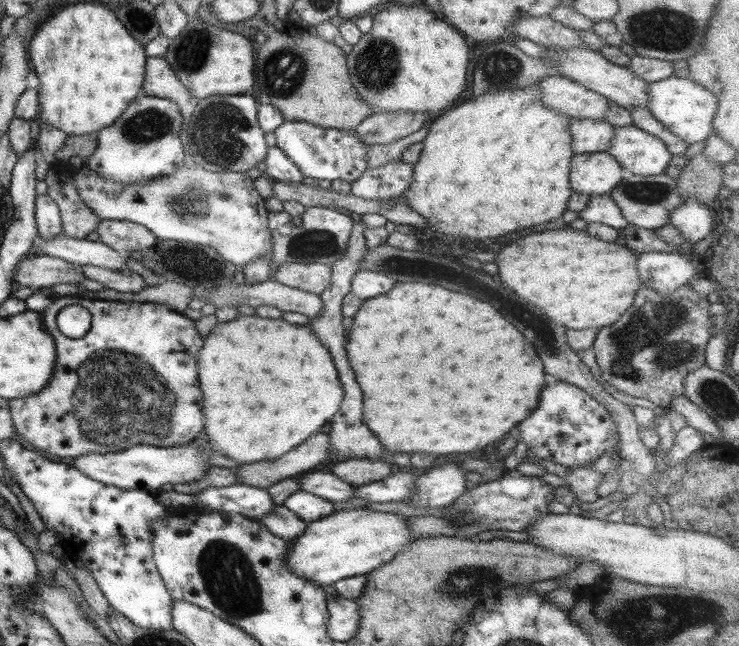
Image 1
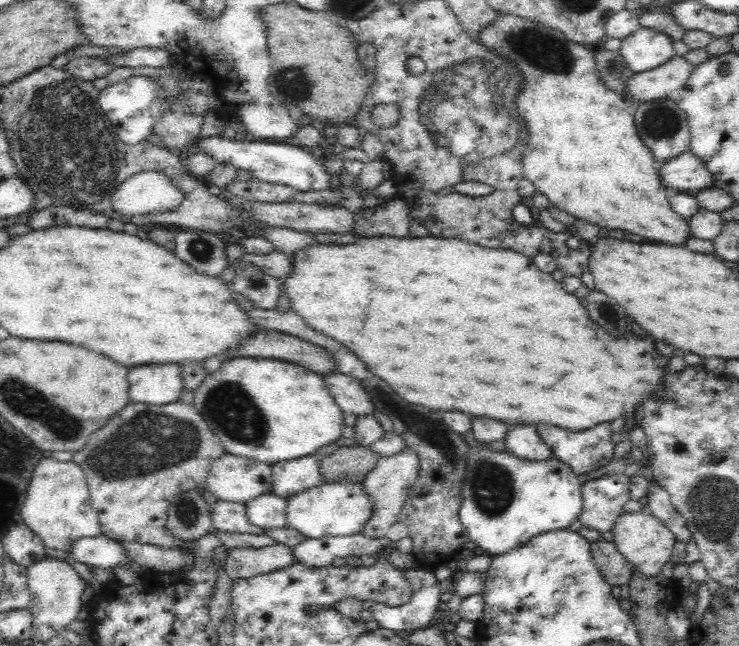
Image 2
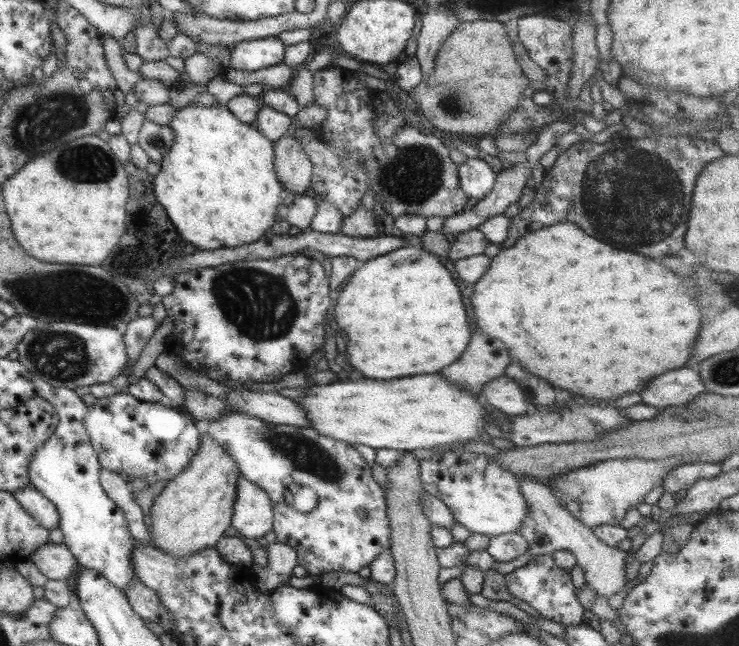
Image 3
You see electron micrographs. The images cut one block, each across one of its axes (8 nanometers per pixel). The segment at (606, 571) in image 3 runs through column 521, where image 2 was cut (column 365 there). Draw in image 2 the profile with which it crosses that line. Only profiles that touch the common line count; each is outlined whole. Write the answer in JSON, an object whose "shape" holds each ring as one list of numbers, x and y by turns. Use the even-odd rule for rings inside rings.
{"shape":[[405,448,397,456,381,457,373,469,365,476,361,483,361,491,373,504,372,514,362,526,360,533,372,540,380,540,394,523,398,522,399,515,403,512,410,489,414,486,418,472,418,457,414,451]]}

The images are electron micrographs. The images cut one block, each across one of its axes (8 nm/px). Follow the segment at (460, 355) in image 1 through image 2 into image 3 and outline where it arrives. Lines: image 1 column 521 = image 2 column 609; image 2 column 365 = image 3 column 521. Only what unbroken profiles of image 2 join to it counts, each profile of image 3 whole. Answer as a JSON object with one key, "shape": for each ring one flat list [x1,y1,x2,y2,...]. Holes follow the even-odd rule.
{"shape":[[569,222,541,228,533,234,518,238,515,244,509,248,500,248,498,254,490,259,487,272,473,286,471,306,473,306,473,314,475,314,475,326,479,328,479,332,483,332,489,338,501,340,509,352,509,358,523,364,527,372,533,372,539,378,547,380,551,386,569,390,573,394,581,394,587,398,611,398,611,401,615,401,615,398,629,394,629,392,641,392,643,384,649,384,651,378,655,378,667,370,681,368,691,358,693,344,695,344,695,338,697,338,697,332,701,326,699,304,693,298,693,294,687,290,683,280,679,280,679,276,675,276,671,270,653,262,647,256,613,250,611,246,583,234,575,224,569,224]]}

